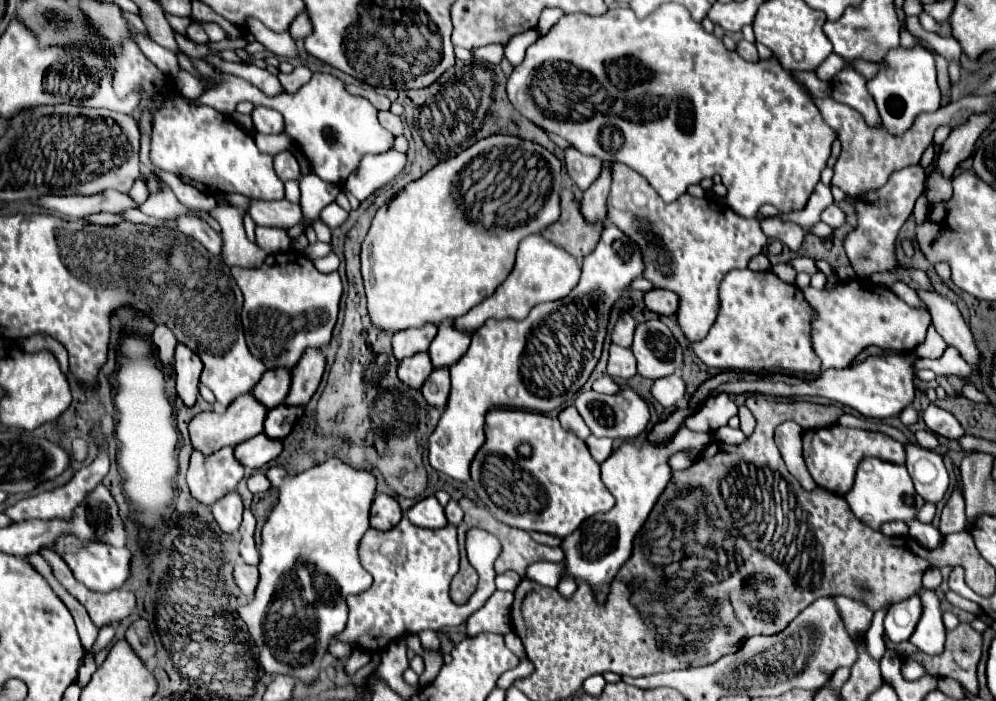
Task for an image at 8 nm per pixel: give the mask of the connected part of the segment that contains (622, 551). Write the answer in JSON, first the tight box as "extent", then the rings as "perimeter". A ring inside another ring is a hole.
{"extent":[560,427,710,605],"perimeter":[[[682,427],[668,445],[654,447],[650,443],[644,443],[642,447],[634,447],[632,443],[620,445],[604,463],[602,463],[602,481],[606,489],[614,495],[616,505],[612,511],[606,511],[602,515],[594,515],[582,523],[574,533],[562,539],[560,549],[564,551],[564,569],[566,577],[576,579],[578,583],[590,583],[590,587],[596,593],[596,601],[600,605],[606,605],[610,583],[614,575],[622,569],[622,565],[632,555],[632,543],[634,535],[642,529],[648,513],[652,511],[658,495],[668,485],[672,471],[666,465],[666,459],[682,449],[692,449],[692,445],[708,445],[710,435],[708,433],[694,433],[688,427]]]}

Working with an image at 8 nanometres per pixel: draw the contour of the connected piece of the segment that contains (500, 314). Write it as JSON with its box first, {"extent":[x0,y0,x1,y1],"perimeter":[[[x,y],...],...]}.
{"extent":[454,235,580,335],"perimeter":[[[530,235],[520,243],[516,263],[506,281],[498,287],[498,291],[494,291],[494,295],[478,303],[478,307],[474,307],[468,315],[462,315],[462,319],[454,319],[454,327],[462,333],[472,335],[488,319],[506,319],[506,317],[524,319],[534,305],[546,301],[558,301],[570,295],[570,291],[578,285],[578,279],[580,279],[580,267],[570,253],[546,241],[542,235]]]}

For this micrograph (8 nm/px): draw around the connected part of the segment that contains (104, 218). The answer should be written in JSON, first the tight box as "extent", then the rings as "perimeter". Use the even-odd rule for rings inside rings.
{"extent":[86,213,122,225],"perimeter":[[[98,213],[98,215],[90,215],[86,217],[88,223],[96,223],[96,225],[114,225],[118,221],[122,221],[120,215],[110,215],[110,213]]]}

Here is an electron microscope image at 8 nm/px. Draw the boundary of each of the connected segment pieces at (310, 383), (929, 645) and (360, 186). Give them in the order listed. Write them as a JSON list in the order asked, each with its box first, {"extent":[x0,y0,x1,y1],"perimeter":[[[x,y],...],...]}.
[{"extent":[284,351,326,407],"perimeter":[[[306,351],[302,359],[292,369],[292,385],[284,399],[284,405],[288,407],[304,407],[314,391],[318,389],[318,383],[322,379],[326,361],[322,351]]]},{"extent":[910,591,946,655],"perimeter":[[[922,591],[922,619],[916,625],[916,631],[910,637],[910,643],[924,655],[940,655],[944,651],[946,629],[942,623],[940,599],[936,591]]]},{"extent":[342,151,406,201],"perimeter":[[[388,151],[382,155],[364,155],[356,175],[352,173],[342,185],[344,193],[352,193],[356,199],[364,201],[370,193],[392,181],[406,167],[406,153]]]}]

